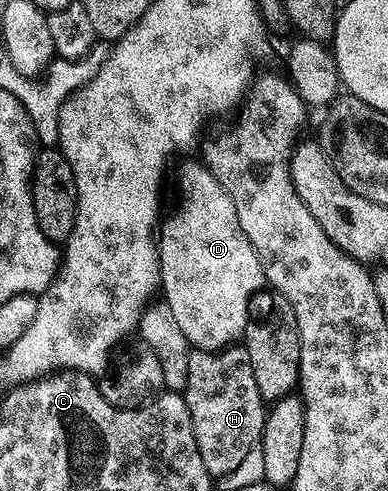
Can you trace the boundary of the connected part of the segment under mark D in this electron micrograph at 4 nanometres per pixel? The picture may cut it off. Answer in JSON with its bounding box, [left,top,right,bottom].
[158,161,265,351]

